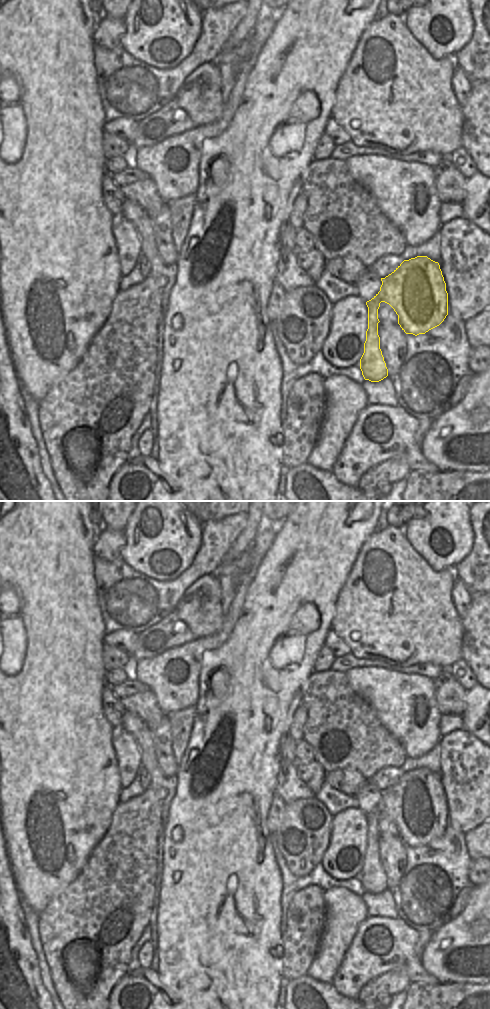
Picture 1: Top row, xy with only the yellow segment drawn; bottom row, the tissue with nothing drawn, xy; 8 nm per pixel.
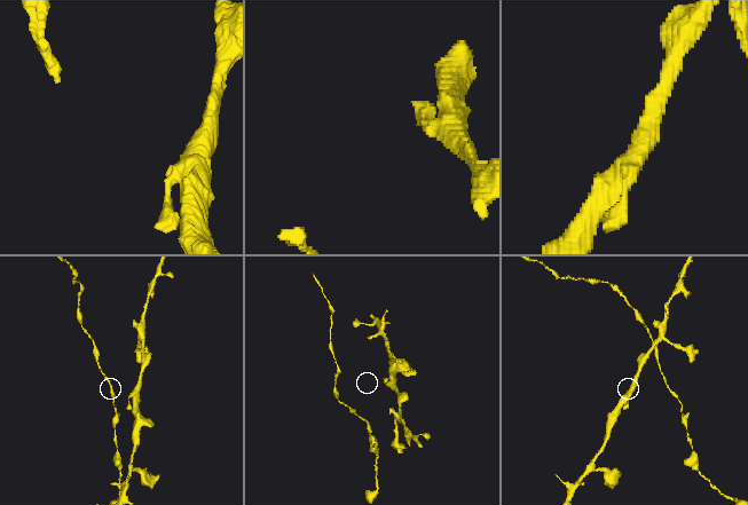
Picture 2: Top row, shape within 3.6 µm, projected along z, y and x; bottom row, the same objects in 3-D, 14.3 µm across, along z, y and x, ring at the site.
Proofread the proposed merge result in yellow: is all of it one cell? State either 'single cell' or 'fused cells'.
single cell

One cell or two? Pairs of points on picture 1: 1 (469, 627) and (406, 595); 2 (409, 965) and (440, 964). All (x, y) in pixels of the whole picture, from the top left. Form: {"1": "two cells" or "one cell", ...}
{"1": "two cells", "2": "two cells"}

